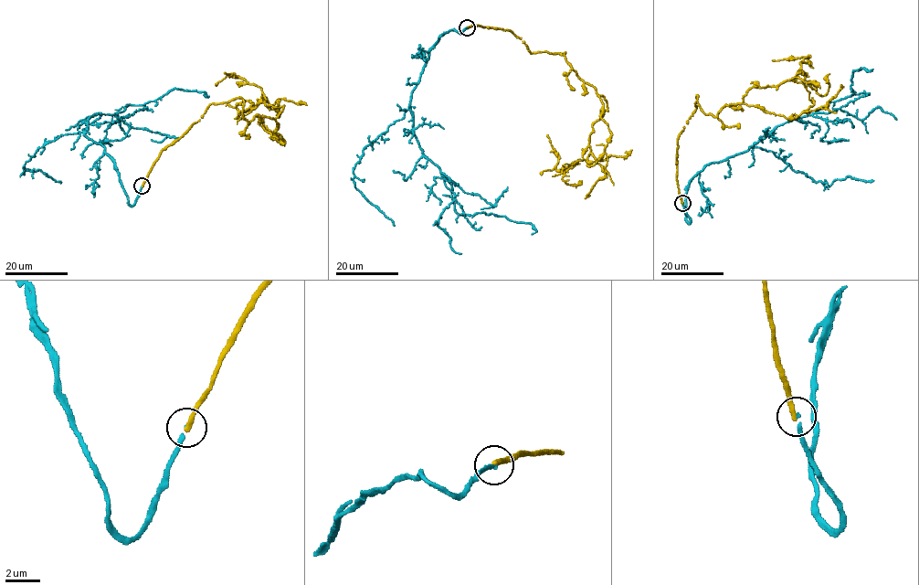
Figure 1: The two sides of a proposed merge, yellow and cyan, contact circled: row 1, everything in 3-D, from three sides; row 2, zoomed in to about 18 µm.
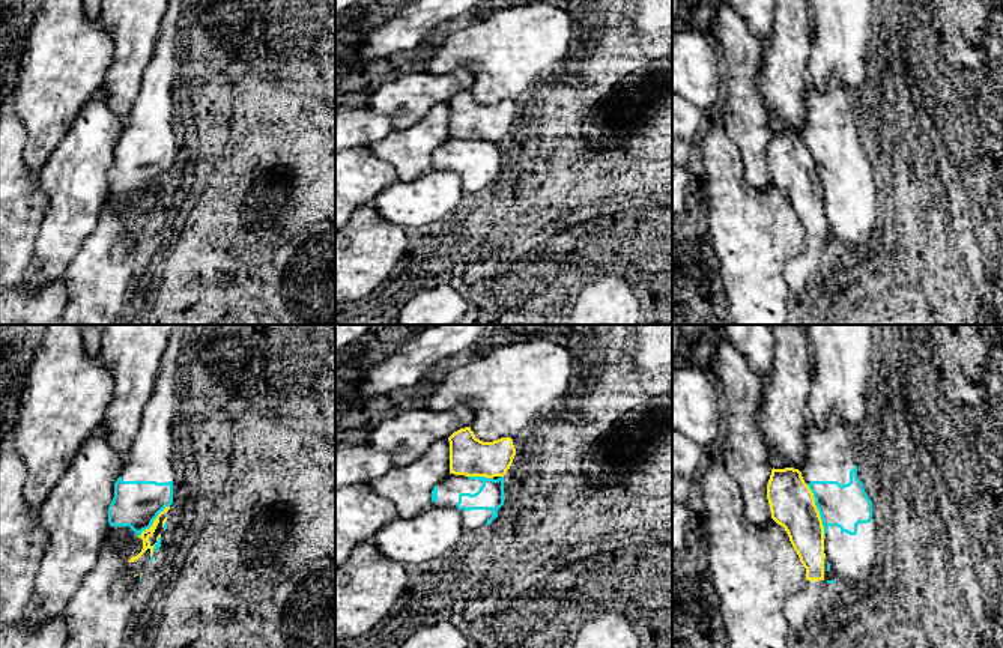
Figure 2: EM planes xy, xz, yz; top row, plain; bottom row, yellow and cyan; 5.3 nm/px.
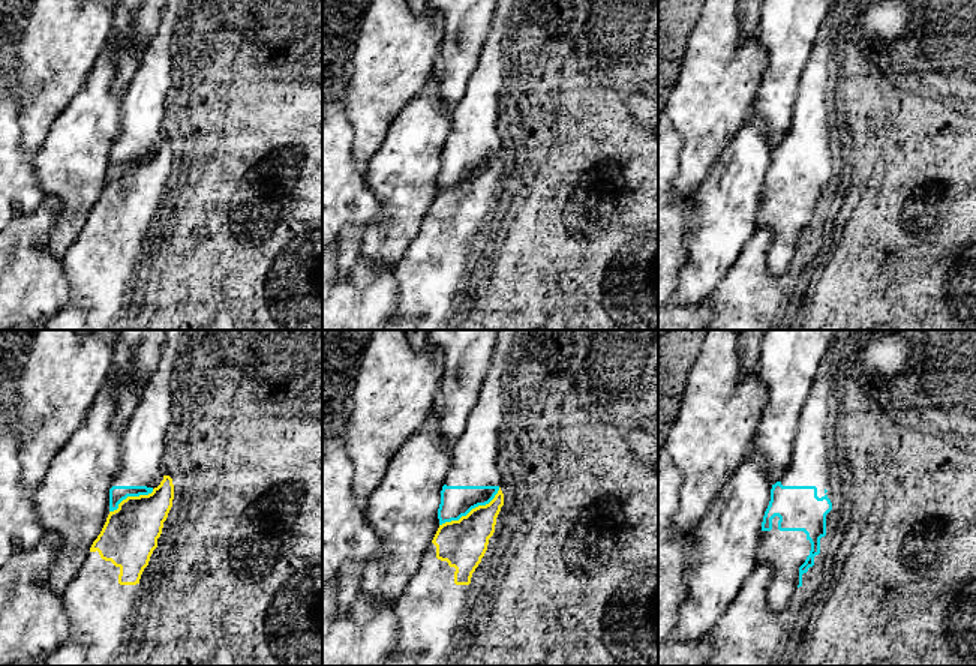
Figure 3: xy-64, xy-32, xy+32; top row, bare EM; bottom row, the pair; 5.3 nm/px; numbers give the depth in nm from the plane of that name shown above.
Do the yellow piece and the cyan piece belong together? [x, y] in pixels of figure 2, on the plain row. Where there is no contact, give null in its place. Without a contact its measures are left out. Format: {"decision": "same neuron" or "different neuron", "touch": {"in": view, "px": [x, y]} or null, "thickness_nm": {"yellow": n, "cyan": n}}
{"decision": "different neuron", "touch": {"in": "yz", "px": [818, 175]}, "thickness_nm": {"yellow": 240, "cyan": 220}}

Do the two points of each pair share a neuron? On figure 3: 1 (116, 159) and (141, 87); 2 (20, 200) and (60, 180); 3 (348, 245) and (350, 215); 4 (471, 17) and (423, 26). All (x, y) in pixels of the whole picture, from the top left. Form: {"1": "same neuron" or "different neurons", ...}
{"1": "same neuron", "2": "different neurons", "3": "same neuron", "4": "different neurons"}

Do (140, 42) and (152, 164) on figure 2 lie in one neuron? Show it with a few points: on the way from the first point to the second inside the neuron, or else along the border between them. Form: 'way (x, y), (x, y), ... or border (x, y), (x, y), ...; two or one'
border (157, 38), (140, 92), (131, 104); two

